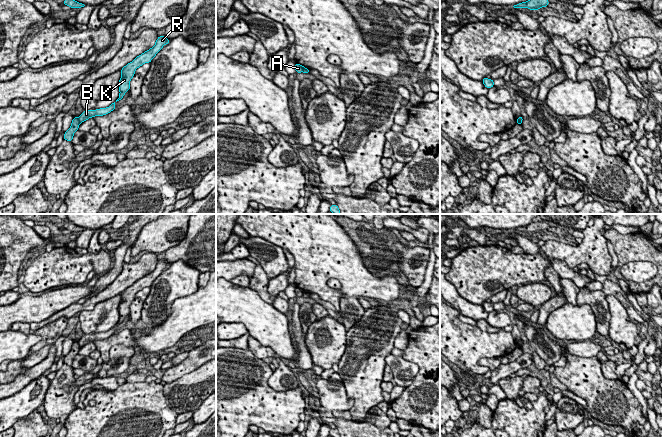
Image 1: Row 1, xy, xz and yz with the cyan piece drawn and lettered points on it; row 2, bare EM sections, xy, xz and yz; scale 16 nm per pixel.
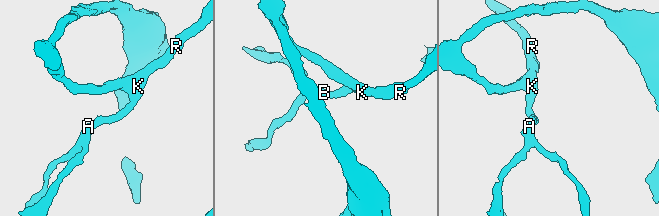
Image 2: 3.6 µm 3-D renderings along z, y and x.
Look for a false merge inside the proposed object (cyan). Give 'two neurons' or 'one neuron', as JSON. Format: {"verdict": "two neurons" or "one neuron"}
{"verdict": "two neurons"}

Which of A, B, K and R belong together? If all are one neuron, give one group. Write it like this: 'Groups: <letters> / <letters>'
Groups: A / B K R

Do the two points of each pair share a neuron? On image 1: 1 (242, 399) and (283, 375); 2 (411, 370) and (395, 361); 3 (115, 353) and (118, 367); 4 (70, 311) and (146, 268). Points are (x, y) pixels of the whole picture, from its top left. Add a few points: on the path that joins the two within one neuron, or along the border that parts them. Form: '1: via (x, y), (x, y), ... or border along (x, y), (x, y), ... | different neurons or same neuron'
1: border along (267, 379), (267, 383), (275, 390), (291, 389) | different neurons
2: via (407, 370), (404, 370), (399, 365) | same neuron
3: via (118, 356), (120, 358), (119, 364) | same neuron
4: via (89, 304), (94, 299), (111, 291), (127, 277) | same neuron

